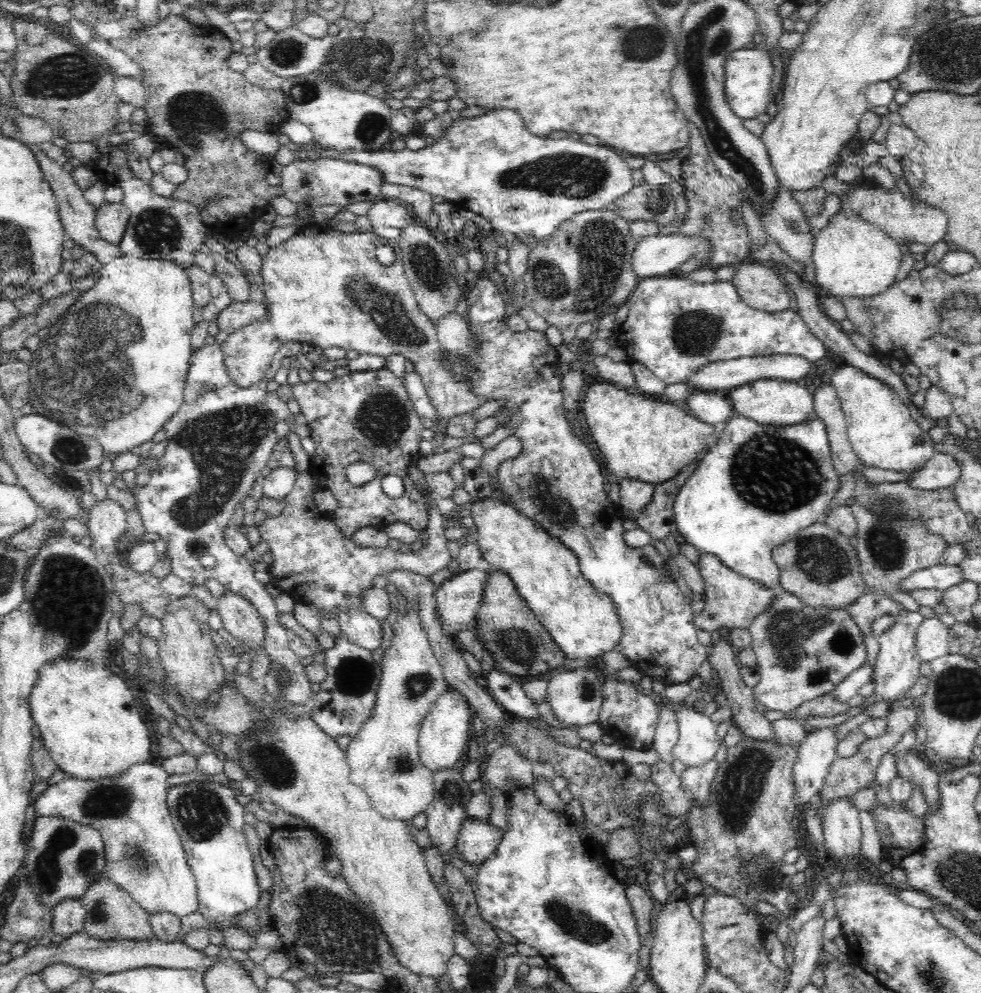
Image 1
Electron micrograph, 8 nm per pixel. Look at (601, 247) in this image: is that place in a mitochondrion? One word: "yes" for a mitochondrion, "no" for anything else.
yes

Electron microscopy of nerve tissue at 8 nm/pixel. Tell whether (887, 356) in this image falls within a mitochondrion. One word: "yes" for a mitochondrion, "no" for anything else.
no

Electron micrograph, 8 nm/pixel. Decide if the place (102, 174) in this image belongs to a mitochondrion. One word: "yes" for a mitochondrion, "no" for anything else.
no

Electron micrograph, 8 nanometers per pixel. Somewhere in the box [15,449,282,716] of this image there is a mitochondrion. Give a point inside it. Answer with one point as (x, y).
(69, 601)

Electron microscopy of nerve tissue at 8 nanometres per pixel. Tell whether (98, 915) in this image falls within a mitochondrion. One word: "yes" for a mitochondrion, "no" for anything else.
yes

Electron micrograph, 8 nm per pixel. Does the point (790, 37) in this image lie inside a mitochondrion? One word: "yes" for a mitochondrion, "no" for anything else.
no

